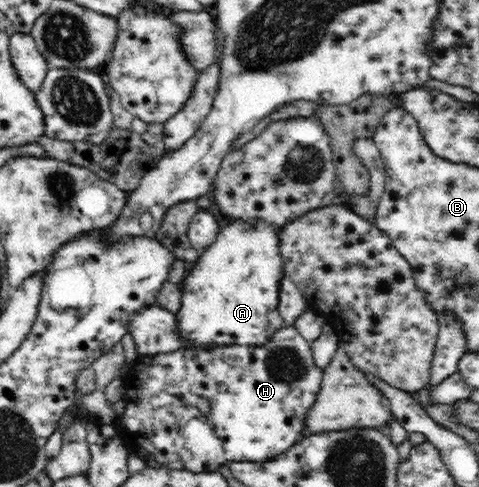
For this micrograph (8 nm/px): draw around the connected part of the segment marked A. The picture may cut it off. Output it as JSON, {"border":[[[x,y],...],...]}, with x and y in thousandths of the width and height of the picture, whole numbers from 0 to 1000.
{"border":[[[484,454],[474,462],[459,468],[449,495],[441,499],[438,507],[432,507],[426,515],[418,520],[418,532],[399,540],[392,554],[378,581],[378,595],[382,595],[380,606],[380,626],[374,630],[374,641],[365,645],[370,657],[374,657],[374,678],[386,694],[395,698],[407,698],[407,713],[428,713],[436,706],[457,706],[457,708],[509,708],[511,713],[549,713],[549,708],[562,704],[570,688],[582,680],[582,676],[597,671],[597,659],[591,657],[591,649],[580,637],[580,585],[585,579],[585,569],[595,563],[591,548],[591,530],[582,522],[582,501],[580,501],[580,478],[582,468],[572,462],[562,462],[551,454]]]}

